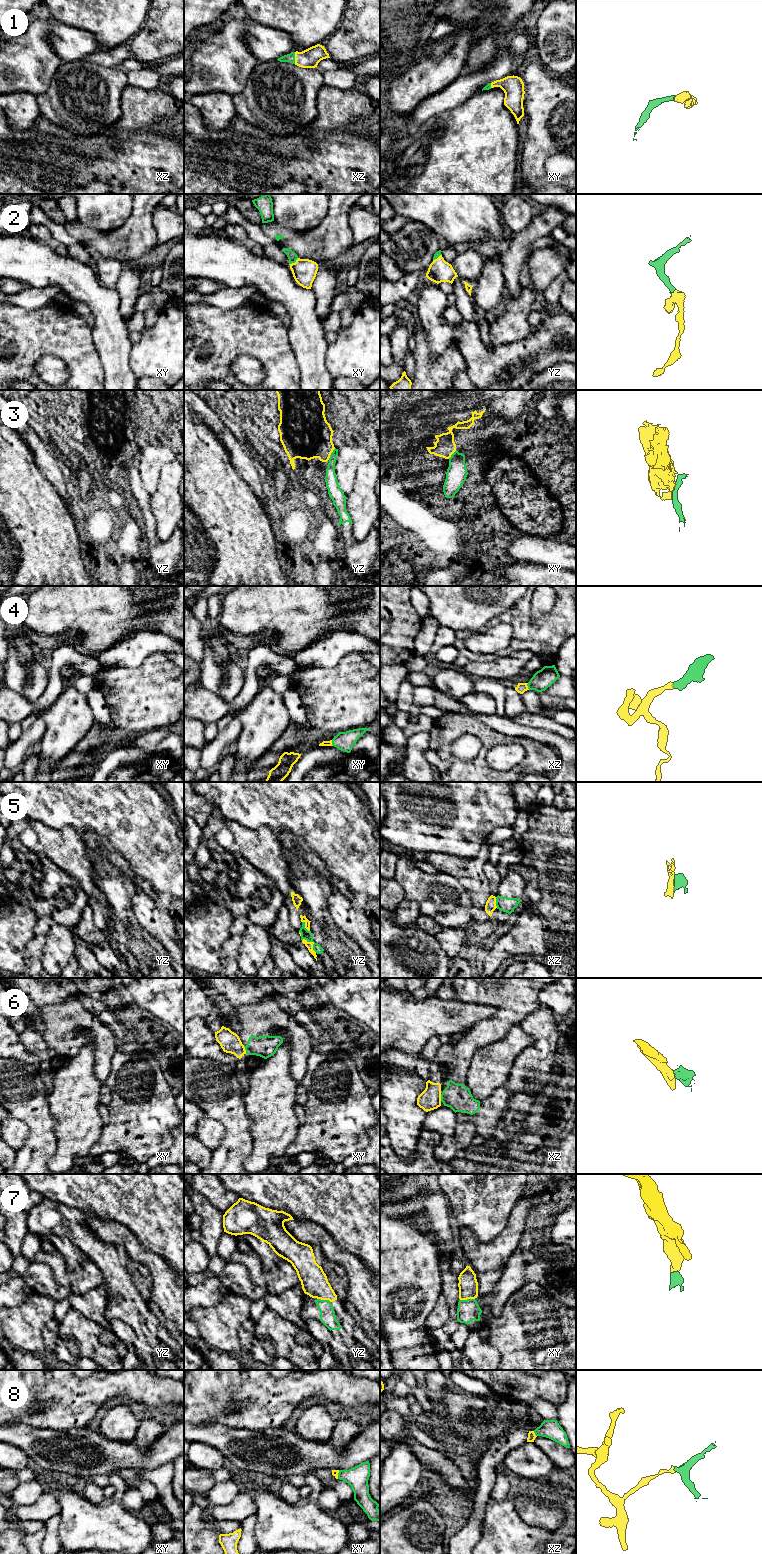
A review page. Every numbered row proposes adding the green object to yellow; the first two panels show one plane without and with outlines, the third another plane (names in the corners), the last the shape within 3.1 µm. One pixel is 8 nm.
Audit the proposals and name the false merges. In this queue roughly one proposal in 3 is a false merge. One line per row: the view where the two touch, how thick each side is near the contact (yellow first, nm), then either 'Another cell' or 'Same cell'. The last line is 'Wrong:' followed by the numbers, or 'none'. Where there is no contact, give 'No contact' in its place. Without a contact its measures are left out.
1: Touches yellow in xz. Thickness 160 nm (yellow) against 70 nm. Same cell
2: Touches yellow in xy. Thickness 200 nm (yellow) against 80 nm. Same cell
3: Touches yellow in yz. Thickness 400 nm (yellow) against 100 nm. Another cell
4: Touches yellow in xz. Thickness 80 nm (yellow) against 160 nm. Same cell
5: Touches yellow in yz. Thickness 60 nm (yellow) against 80 nm. Another cell
6: Touches yellow in xy. Thickness 160 nm (yellow) against 180 nm. Another cell
7: Touches yellow in xy. Thickness 160 nm (yellow) against 180 nm. Same cell
8: Touches yellow in xz. Thickness 60 nm (yellow) against 150 nm. Same cell
Wrong: 3, 5, 6

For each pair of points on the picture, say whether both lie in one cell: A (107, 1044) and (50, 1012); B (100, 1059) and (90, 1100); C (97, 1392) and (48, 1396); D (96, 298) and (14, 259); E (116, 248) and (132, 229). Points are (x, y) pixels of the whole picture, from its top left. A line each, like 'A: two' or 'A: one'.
A: one
B: two
C: one
D: one
E: one

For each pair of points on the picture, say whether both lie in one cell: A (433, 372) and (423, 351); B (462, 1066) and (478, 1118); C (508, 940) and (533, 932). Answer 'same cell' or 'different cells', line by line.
A: same cell
B: same cell
C: same cell

